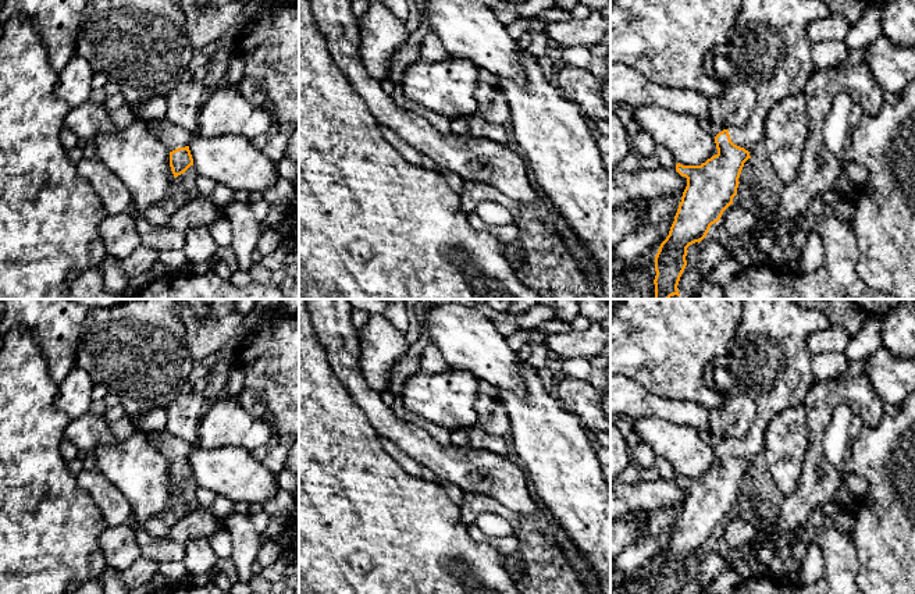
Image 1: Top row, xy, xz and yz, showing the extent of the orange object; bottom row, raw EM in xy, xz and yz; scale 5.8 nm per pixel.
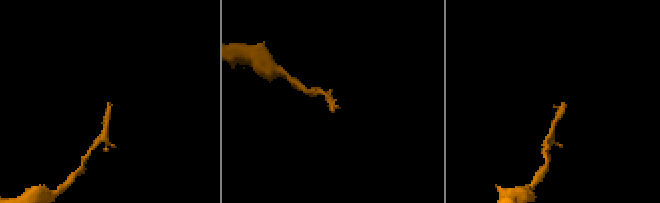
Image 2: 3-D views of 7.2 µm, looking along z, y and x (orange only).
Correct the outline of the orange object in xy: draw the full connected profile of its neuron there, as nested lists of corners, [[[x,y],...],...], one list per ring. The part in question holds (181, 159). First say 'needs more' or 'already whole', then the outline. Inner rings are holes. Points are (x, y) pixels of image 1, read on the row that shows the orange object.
needs more; [[[167,117],[146,121],[152,125],[157,138],[168,147],[170,167],[175,178],[193,166],[189,143],[195,135],[191,131],[171,122]]]

